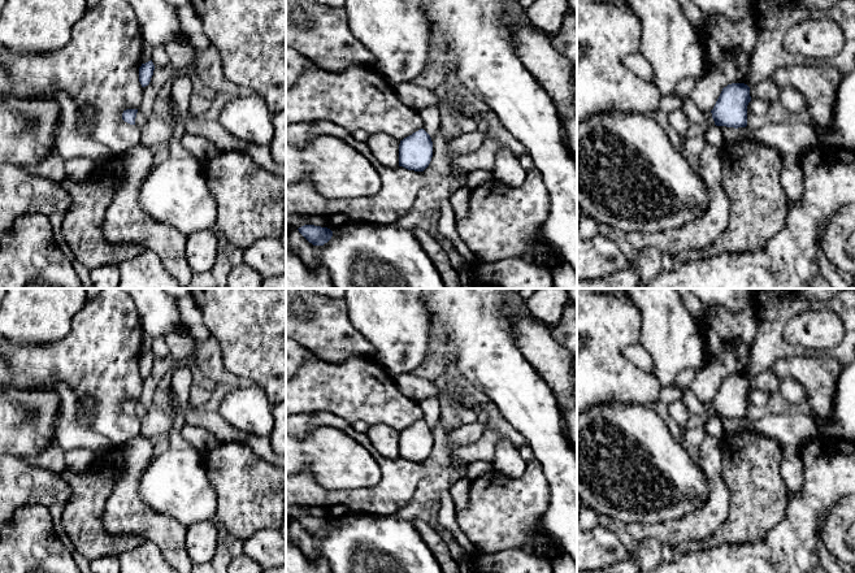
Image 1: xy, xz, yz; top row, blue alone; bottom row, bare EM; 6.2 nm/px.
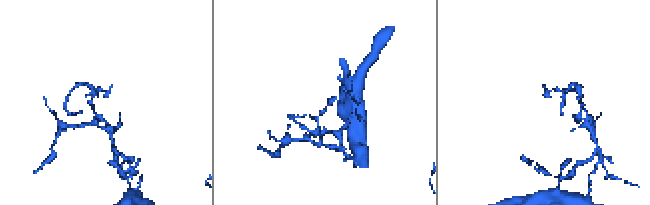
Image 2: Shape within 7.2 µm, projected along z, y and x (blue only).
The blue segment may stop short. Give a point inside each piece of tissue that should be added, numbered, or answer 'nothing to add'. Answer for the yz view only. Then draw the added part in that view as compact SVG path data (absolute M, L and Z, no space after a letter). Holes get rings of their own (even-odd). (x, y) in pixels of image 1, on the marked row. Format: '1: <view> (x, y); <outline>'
nothing to add

